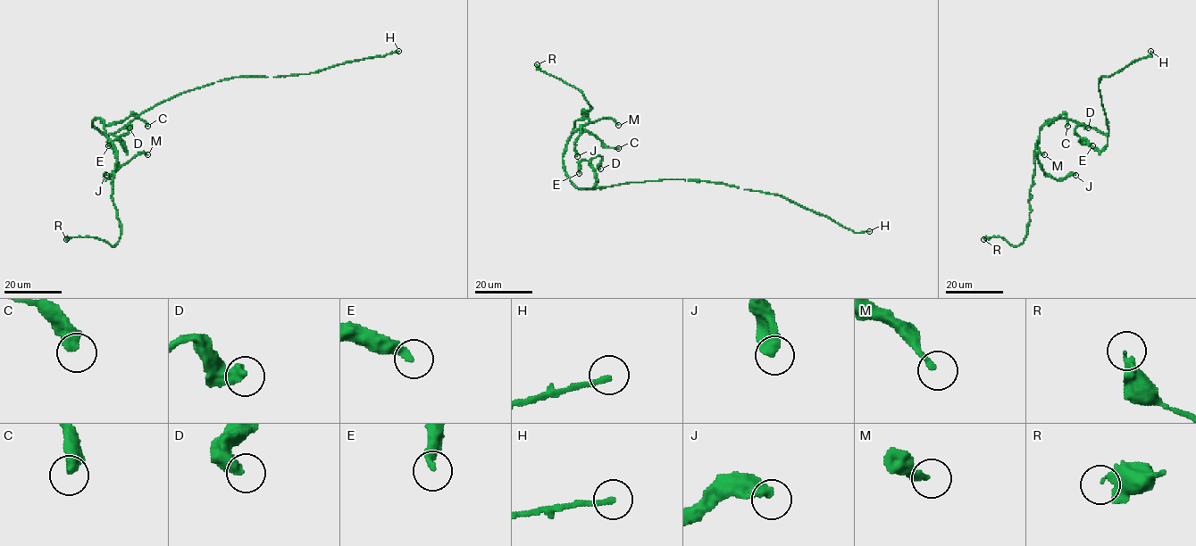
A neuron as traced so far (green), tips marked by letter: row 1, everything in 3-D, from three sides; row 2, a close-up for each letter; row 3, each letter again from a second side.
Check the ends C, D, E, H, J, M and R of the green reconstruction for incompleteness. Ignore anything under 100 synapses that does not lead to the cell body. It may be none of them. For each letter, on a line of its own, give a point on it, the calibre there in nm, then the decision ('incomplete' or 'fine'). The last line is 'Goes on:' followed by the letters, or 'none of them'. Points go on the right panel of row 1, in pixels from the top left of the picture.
C: (1067, 126) | 480 nm | fine
D: (1088, 128) | 480 nm | fine
E: (1092, 145) | 260 nm | fine
H: (1150, 51) | 200 nm | incomplete
J: (1075, 175) | 480 nm | fine
M: (1044, 154) | 200 nm | fine
R: (983, 239) | 280 nm | fine
Goes on: H

